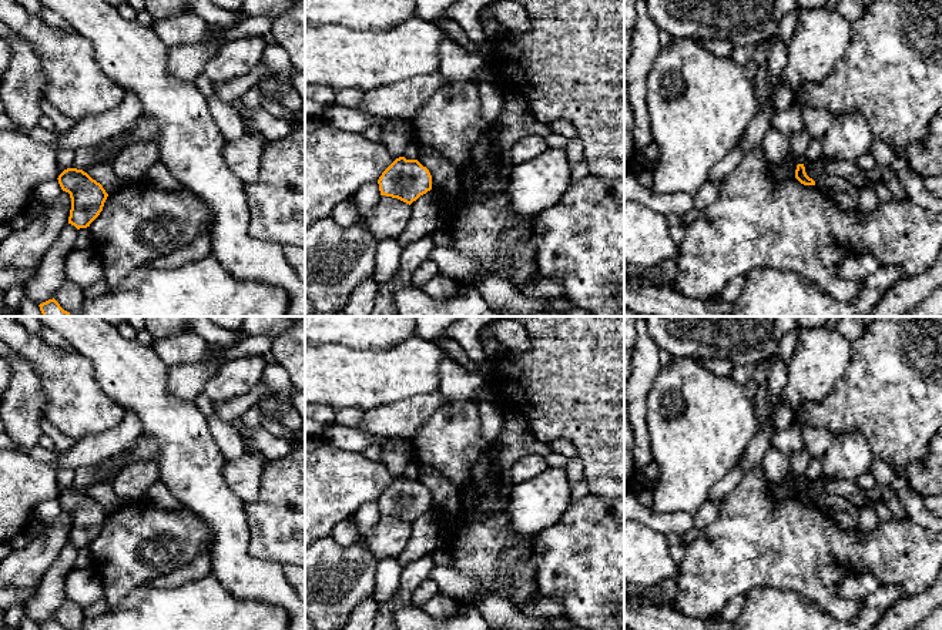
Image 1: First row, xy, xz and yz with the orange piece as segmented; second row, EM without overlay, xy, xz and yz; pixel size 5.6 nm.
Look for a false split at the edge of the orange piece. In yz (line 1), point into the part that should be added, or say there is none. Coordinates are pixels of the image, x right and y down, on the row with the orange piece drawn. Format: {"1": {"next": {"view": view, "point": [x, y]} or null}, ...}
{"1": {"next": null}}

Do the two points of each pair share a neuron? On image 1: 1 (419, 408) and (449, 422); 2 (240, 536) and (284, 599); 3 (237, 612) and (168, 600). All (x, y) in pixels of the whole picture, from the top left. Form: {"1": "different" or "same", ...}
{"1": "different", "2": "same", "3": "same"}

